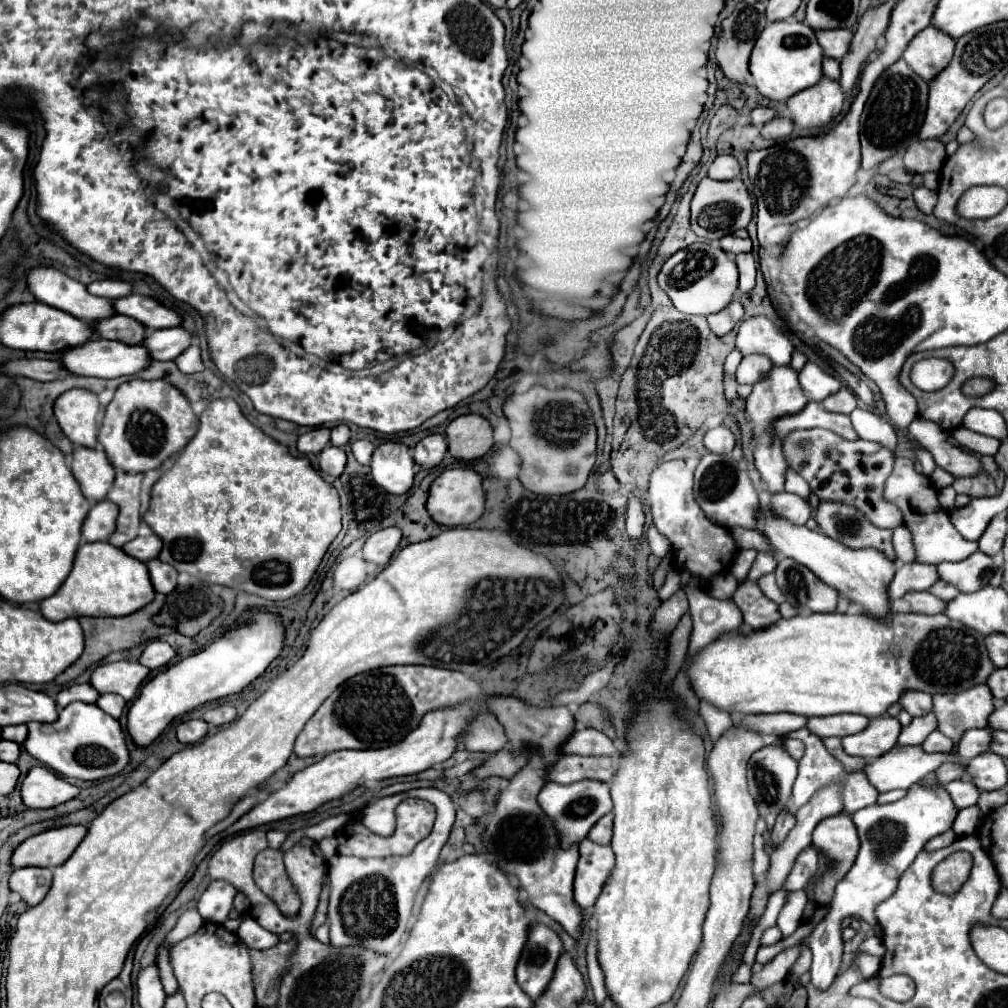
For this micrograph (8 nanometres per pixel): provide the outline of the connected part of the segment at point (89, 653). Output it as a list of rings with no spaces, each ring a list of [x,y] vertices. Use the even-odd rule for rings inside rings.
[[[157,594],[151,604],[147,604],[145,608],[141,608],[141,610],[129,614],[129,616],[119,616],[119,618],[79,618],[79,624],[81,624],[83,634],[85,634],[85,650],[83,650],[83,654],[79,656],[79,660],[75,664],[71,664],[63,674],[59,674],[55,678],[55,682],[57,684],[67,684],[73,678],[77,678],[81,672],[85,672],[91,664],[97,664],[101,658],[105,658],[111,652],[129,650],[129,648],[135,648],[141,642],[149,642],[153,638],[159,638],[159,636],[165,636],[165,634],[175,632],[173,628],[155,626],[153,620],[151,620],[153,614],[157,614],[161,610],[163,602],[165,602],[165,596],[163,594]]]

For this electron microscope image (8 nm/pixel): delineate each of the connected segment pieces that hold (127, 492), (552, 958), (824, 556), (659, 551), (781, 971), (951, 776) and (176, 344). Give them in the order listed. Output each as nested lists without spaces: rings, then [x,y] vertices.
[[[119,470],[113,482],[113,488],[107,494],[107,498],[119,506],[117,530],[109,538],[109,544],[117,548],[137,536],[139,522],[141,522],[141,516],[139,516],[141,480],[143,480],[143,474],[129,474]]]
[[[543,924],[531,926],[529,940],[517,964],[517,982],[531,1000],[537,1000],[549,986],[561,952],[563,942],[551,928]]]
[[[771,510],[759,512],[757,530],[769,540],[773,550],[811,568],[815,576],[819,576],[823,582],[833,586],[841,596],[845,596],[847,600],[851,600],[855,604],[861,604],[865,608],[865,614],[881,618],[891,612],[889,598],[887,598],[887,586],[897,570],[897,564],[891,558],[887,558],[883,552],[871,550],[871,548],[851,550],[839,542],[833,542],[829,536],[825,536],[821,532],[809,530],[807,526],[787,522],[787,518],[777,516]]]
[[[653,526],[649,528],[649,546],[651,546],[651,552],[659,558],[663,558],[667,554],[667,538],[663,534],[659,534]]]
[[[783,950],[767,966],[763,966],[759,972],[755,972],[751,978],[751,984],[755,986],[755,990],[767,990],[767,986],[783,982],[789,974],[789,968],[799,958],[799,952],[801,950]]]
[[[947,762],[947,766],[941,766],[937,770],[937,778],[941,784],[965,778],[965,766],[955,766],[955,762]]]
[[[183,328],[145,330],[141,346],[147,348],[151,360],[175,360],[191,344],[191,334]]]

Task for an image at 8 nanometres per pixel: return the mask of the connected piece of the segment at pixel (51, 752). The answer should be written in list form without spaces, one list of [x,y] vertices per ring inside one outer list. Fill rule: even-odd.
[[[71,702],[71,706],[59,710],[59,718],[55,722],[29,722],[27,728],[29,736],[27,742],[23,742],[25,750],[61,776],[79,780],[103,780],[119,774],[129,762],[121,724],[109,714],[103,714],[103,710],[99,710],[95,704]]]

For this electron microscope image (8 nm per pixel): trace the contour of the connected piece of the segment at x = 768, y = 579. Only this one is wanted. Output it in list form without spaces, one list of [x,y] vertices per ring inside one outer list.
[[[765,574],[765,576],[761,576],[761,578],[757,580],[757,586],[761,586],[761,592],[763,592],[769,600],[773,600],[773,602],[777,602],[777,604],[785,602],[779,586],[775,584],[775,574]]]

